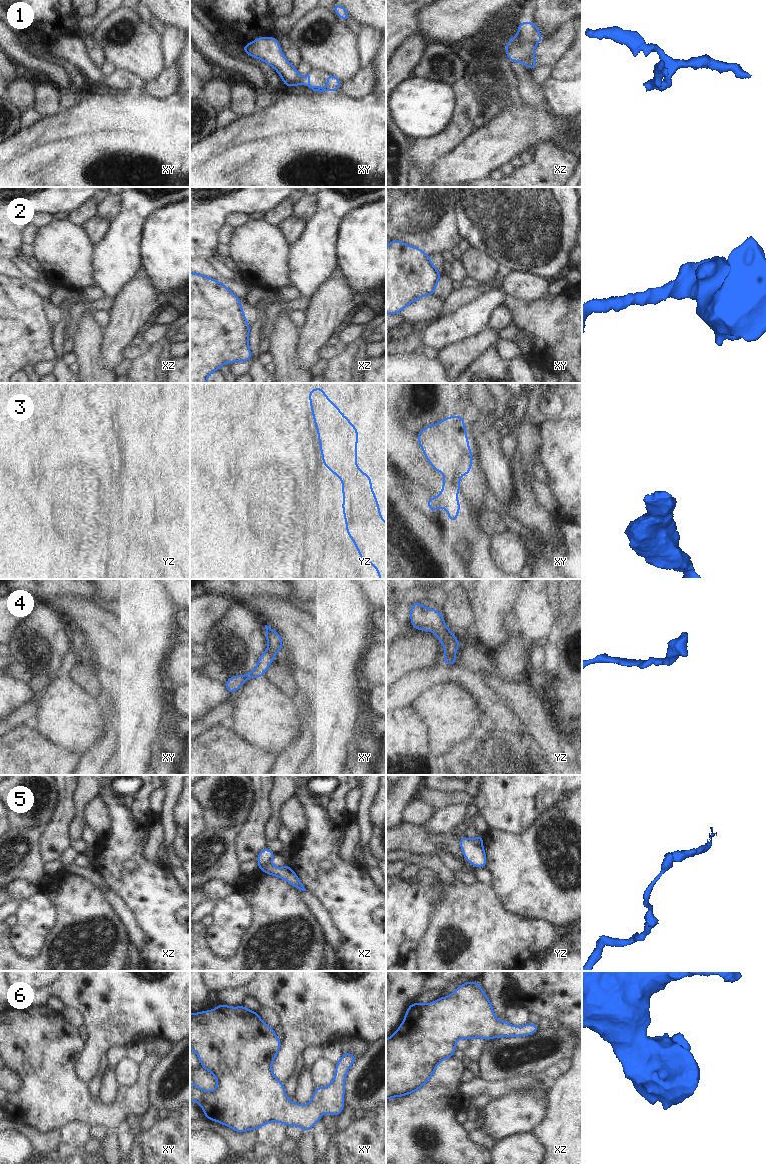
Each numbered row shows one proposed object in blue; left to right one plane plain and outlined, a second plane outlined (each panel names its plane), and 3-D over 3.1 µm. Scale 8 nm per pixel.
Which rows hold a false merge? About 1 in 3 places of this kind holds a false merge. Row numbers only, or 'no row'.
2, 5.

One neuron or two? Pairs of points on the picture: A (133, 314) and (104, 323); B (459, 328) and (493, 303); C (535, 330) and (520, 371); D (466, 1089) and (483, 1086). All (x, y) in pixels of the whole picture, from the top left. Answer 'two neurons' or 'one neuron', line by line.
A: two neurons
B: one neuron
C: two neurons
D: one neuron

